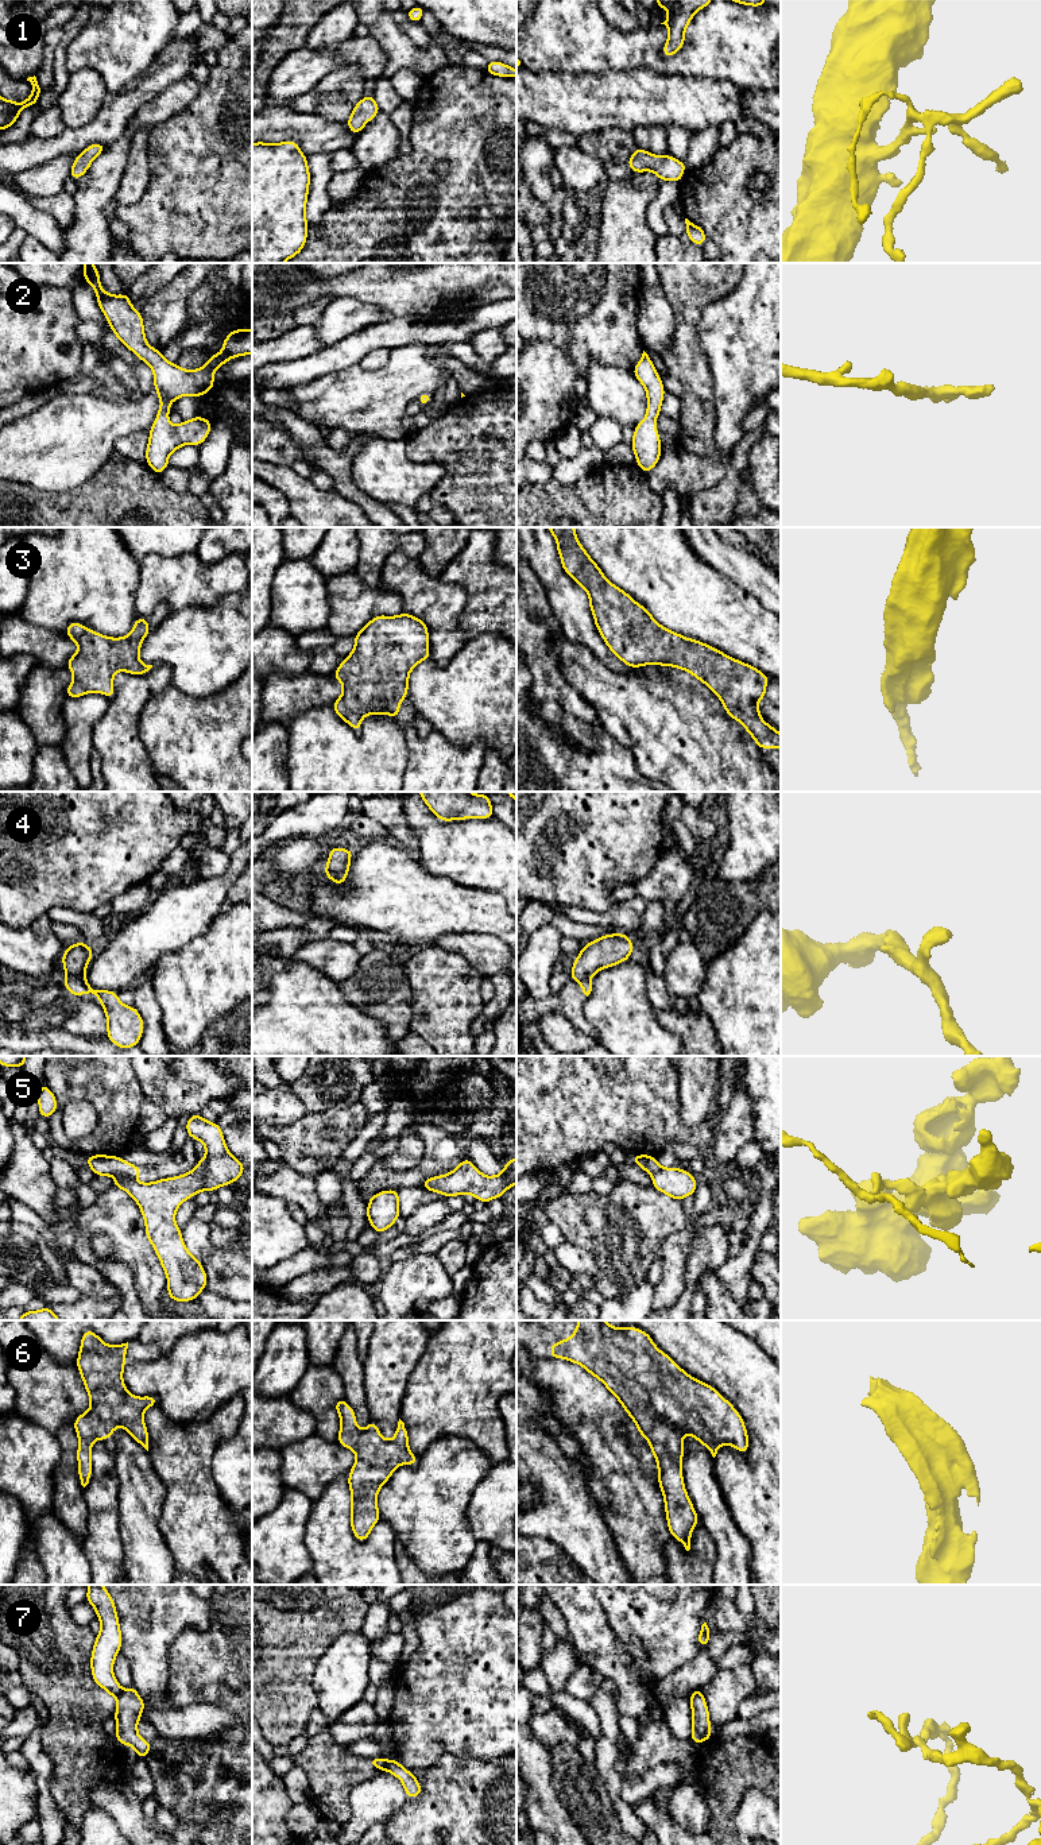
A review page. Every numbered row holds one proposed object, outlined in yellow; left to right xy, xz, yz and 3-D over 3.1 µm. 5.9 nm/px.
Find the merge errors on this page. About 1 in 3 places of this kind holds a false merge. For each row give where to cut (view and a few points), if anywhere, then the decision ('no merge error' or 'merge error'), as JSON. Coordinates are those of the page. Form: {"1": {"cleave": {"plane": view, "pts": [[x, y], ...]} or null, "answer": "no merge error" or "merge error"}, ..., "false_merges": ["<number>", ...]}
{"1": {"cleave": null, "answer": "no merge error"}, "2": {"cleave": null, "answer": "no merge error"}, "3": {"cleave": null, "answer": "no merge error"}, "4": {"cleave": null, "answer": "no merge error"}, "5": {"cleave": {"plane": "xy", "pts": [[113, 1175], [130, 1175], [132, 1178]]}, "answer": "merge error"}, "6": {"cleave": null, "answer": "no merge error"}, "7": {"cleave": {"plane": "xz", "pts": [[386, 1760], [383, 1770]]}, "answer": "merge error"}, "false_merges": ["5", "7"]}

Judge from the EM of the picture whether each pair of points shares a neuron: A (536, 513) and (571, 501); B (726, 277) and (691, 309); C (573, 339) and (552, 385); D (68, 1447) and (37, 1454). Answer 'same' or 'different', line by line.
A: same
B: same
C: different
D: different

